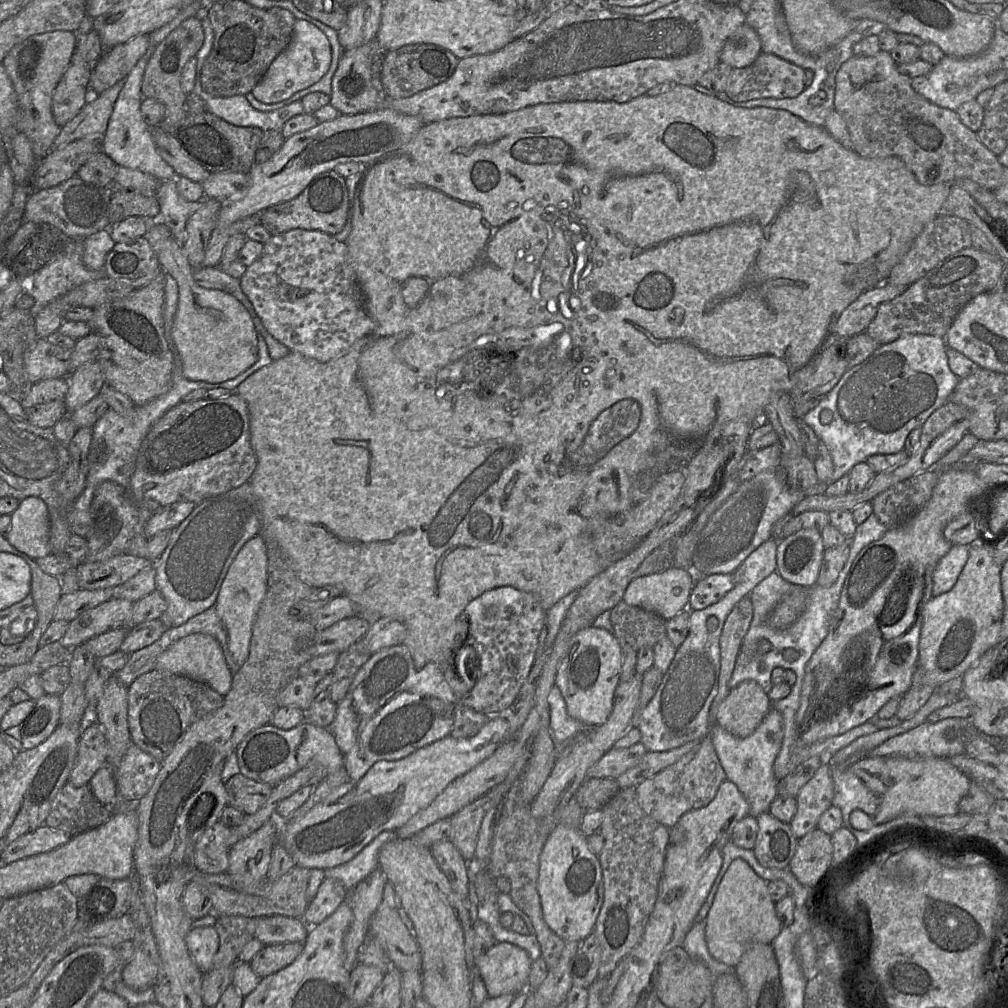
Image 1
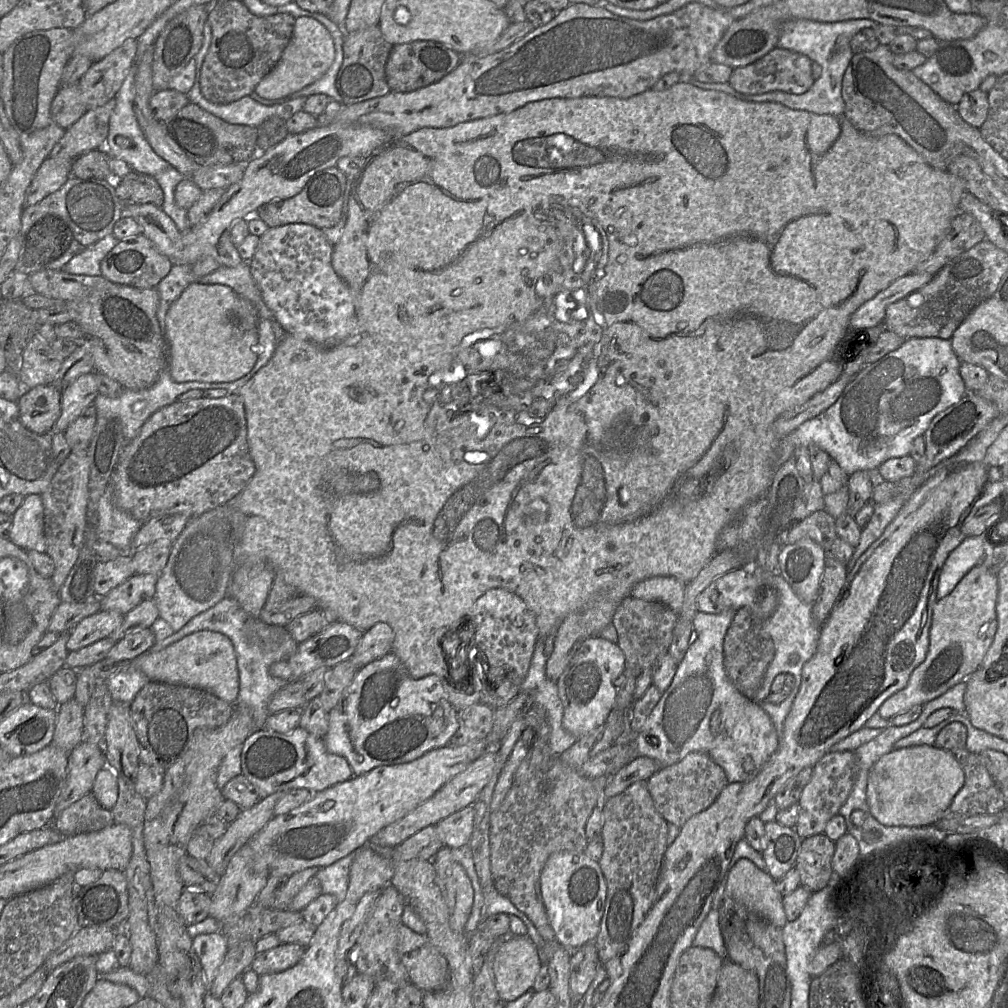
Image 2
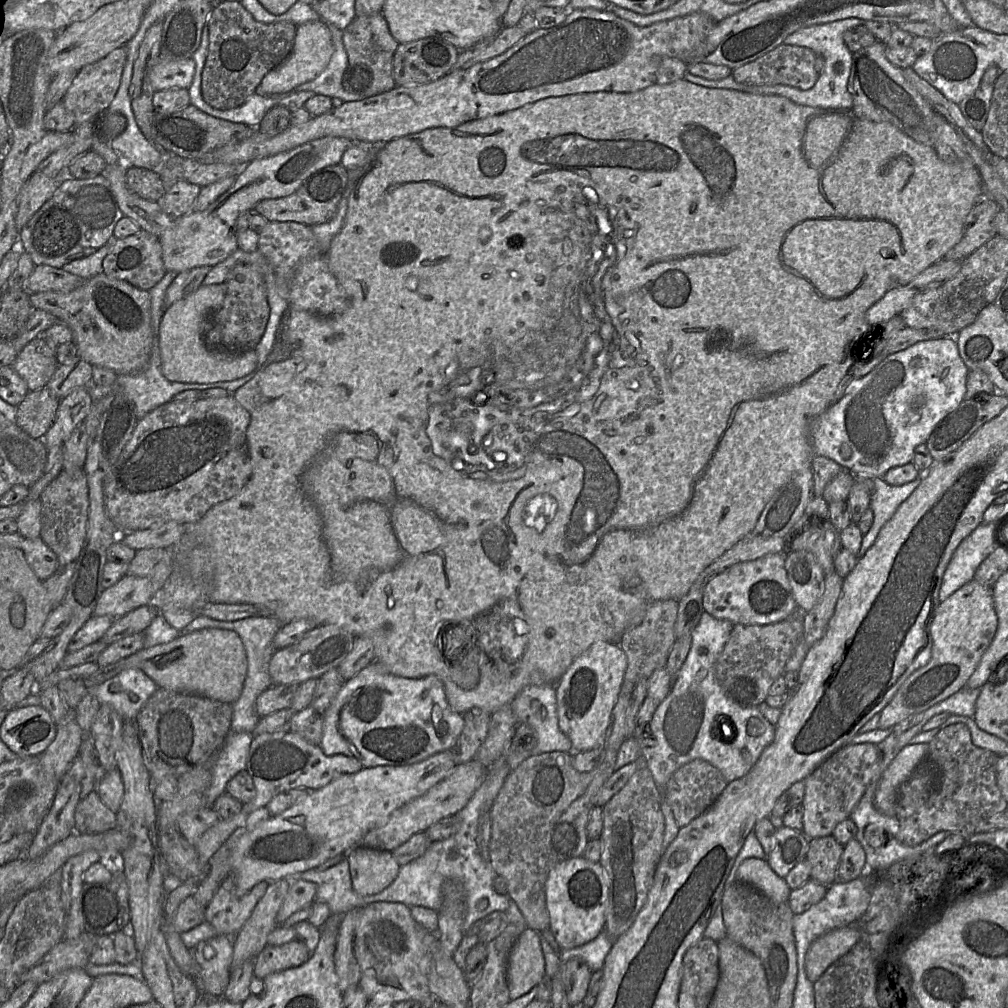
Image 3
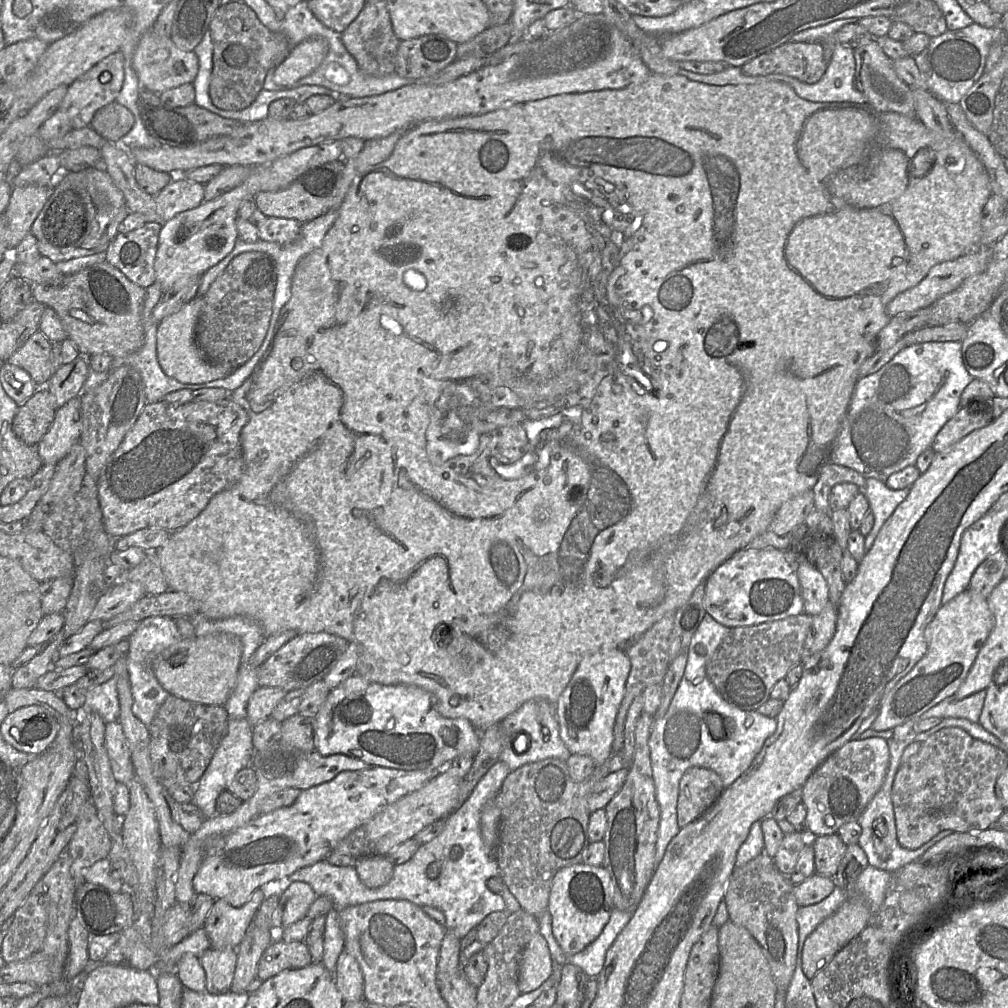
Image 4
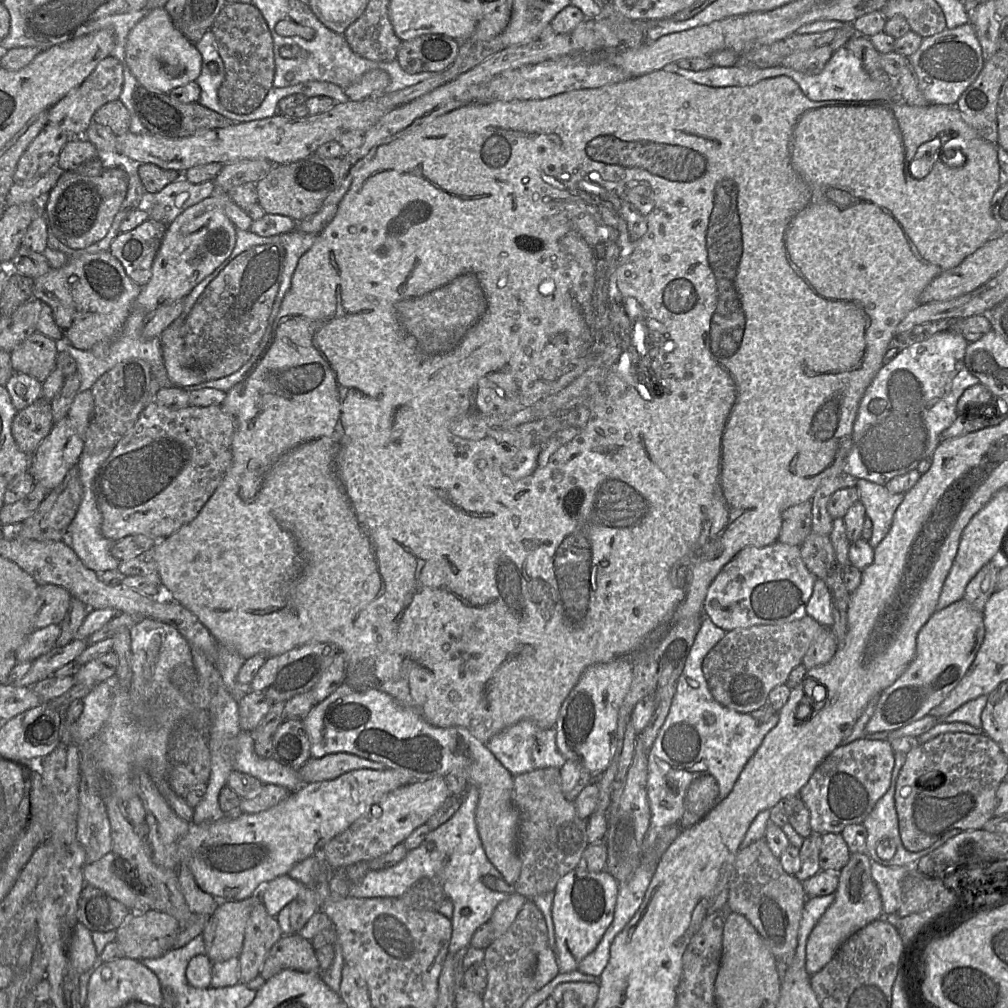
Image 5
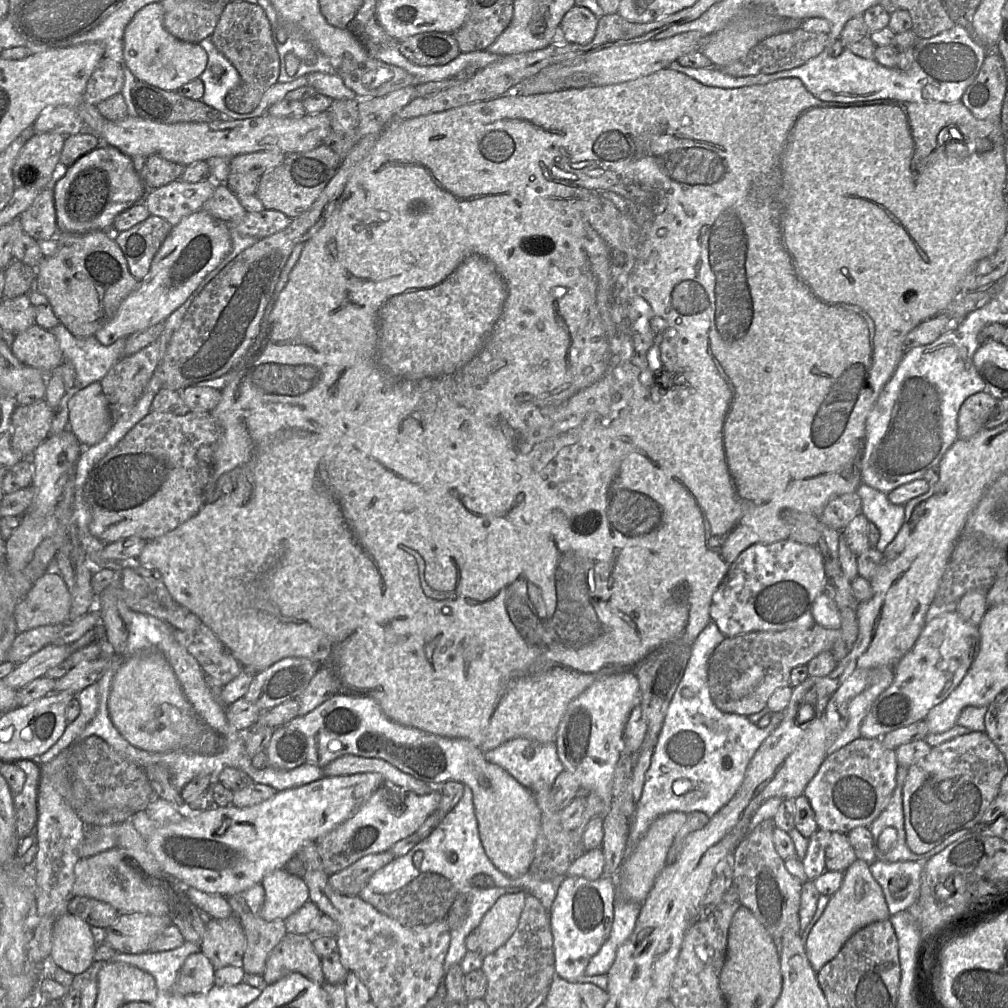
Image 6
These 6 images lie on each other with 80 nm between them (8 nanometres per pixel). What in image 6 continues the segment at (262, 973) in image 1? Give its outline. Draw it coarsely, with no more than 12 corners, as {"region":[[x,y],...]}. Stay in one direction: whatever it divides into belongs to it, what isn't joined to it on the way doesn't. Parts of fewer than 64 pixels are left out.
{"region":[[288,933],[270,953],[269,985],[291,973],[326,982],[311,935]]}

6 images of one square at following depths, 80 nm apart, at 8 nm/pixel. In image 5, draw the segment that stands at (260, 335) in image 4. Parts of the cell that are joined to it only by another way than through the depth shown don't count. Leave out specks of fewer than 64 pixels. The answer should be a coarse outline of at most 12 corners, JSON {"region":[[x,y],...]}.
{"region":[[285,248],[230,261],[184,316],[184,355],[206,381],[266,338]]}

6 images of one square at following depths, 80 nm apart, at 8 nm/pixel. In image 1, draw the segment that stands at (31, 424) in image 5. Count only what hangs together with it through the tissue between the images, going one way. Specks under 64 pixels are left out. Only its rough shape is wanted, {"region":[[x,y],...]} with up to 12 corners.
{"region":[[66,377],[32,384],[28,420],[53,429],[67,415]]}

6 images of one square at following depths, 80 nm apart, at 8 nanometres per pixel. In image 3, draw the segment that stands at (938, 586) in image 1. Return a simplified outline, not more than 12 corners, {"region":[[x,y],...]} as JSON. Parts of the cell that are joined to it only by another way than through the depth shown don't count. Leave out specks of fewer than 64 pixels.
{"region":[[981,523],[954,552],[940,603],[974,580],[997,547],[994,523]]}

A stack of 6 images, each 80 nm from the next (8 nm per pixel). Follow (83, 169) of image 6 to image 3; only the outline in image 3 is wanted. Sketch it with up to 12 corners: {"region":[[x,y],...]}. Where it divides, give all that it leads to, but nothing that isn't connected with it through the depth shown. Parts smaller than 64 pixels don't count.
{"region":[[104,174],[59,176],[20,230],[35,266],[89,256],[124,217]]}

